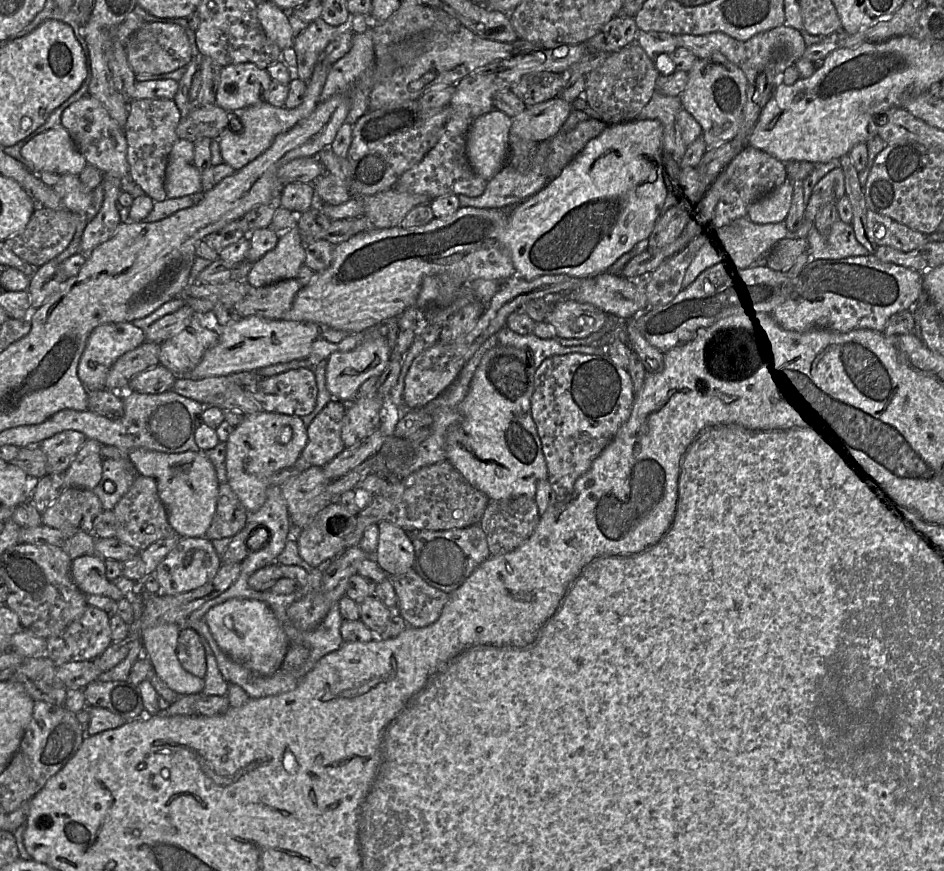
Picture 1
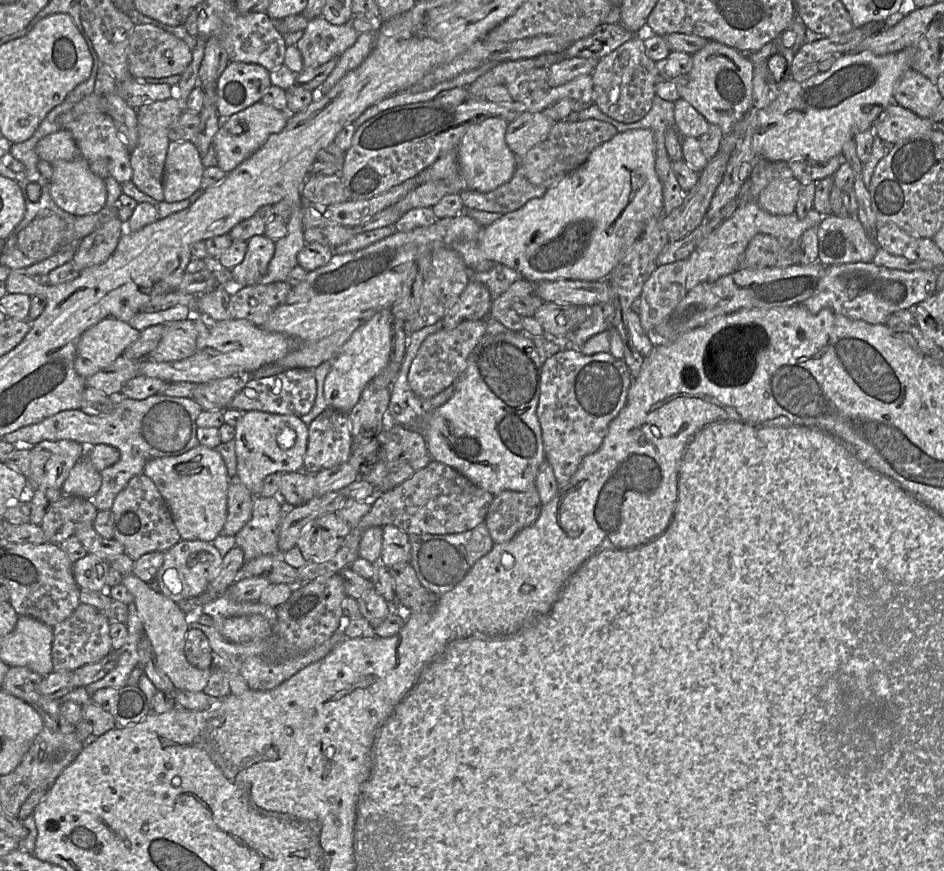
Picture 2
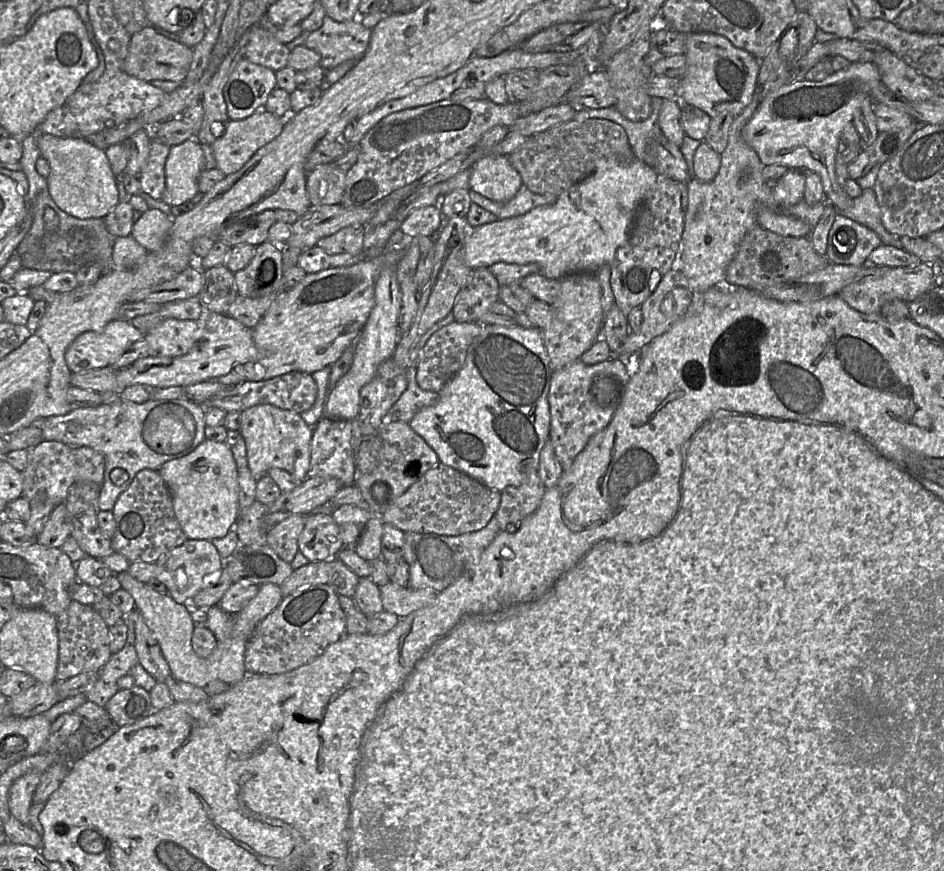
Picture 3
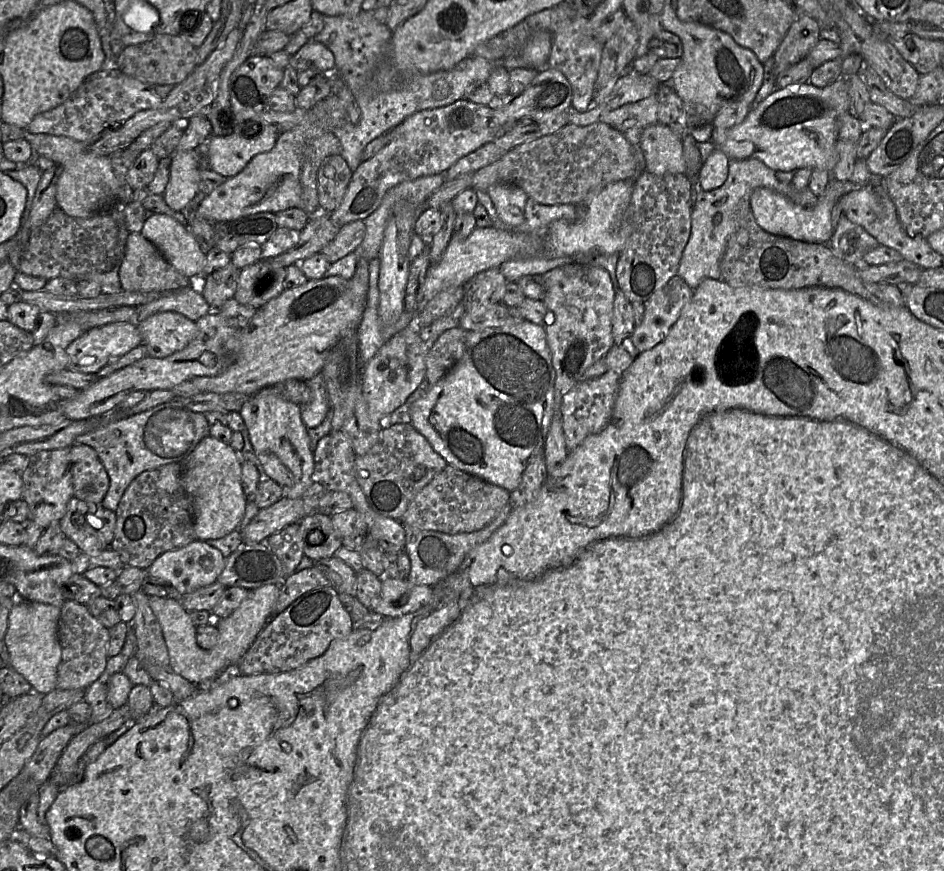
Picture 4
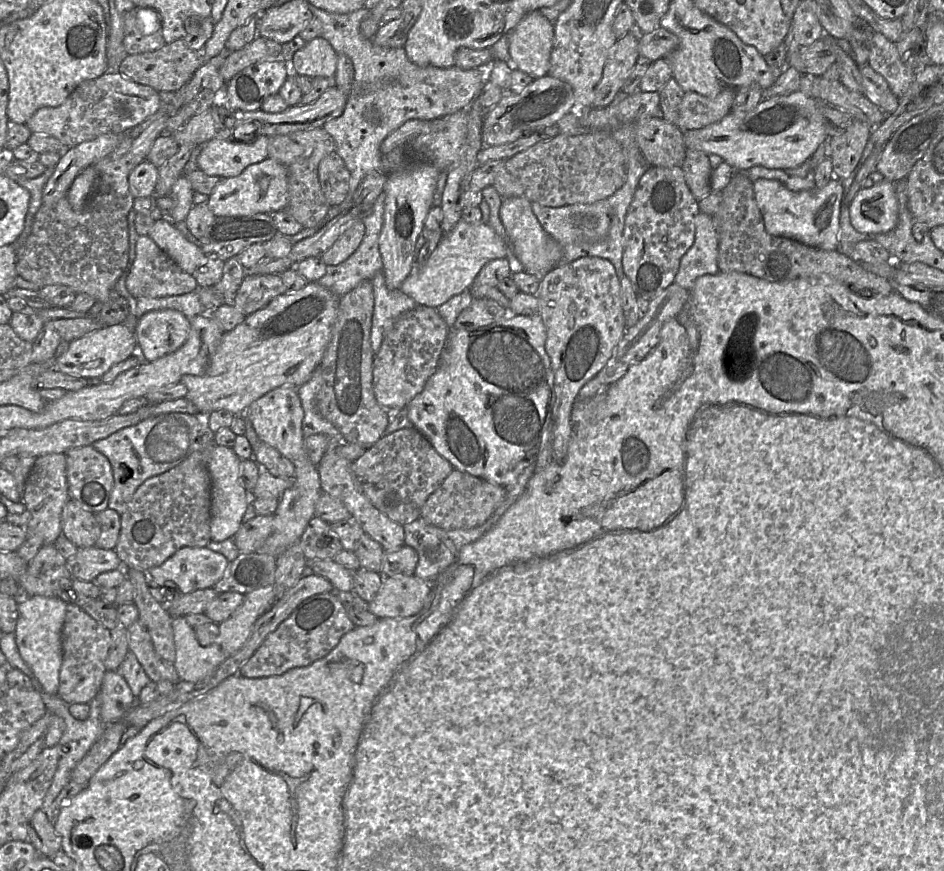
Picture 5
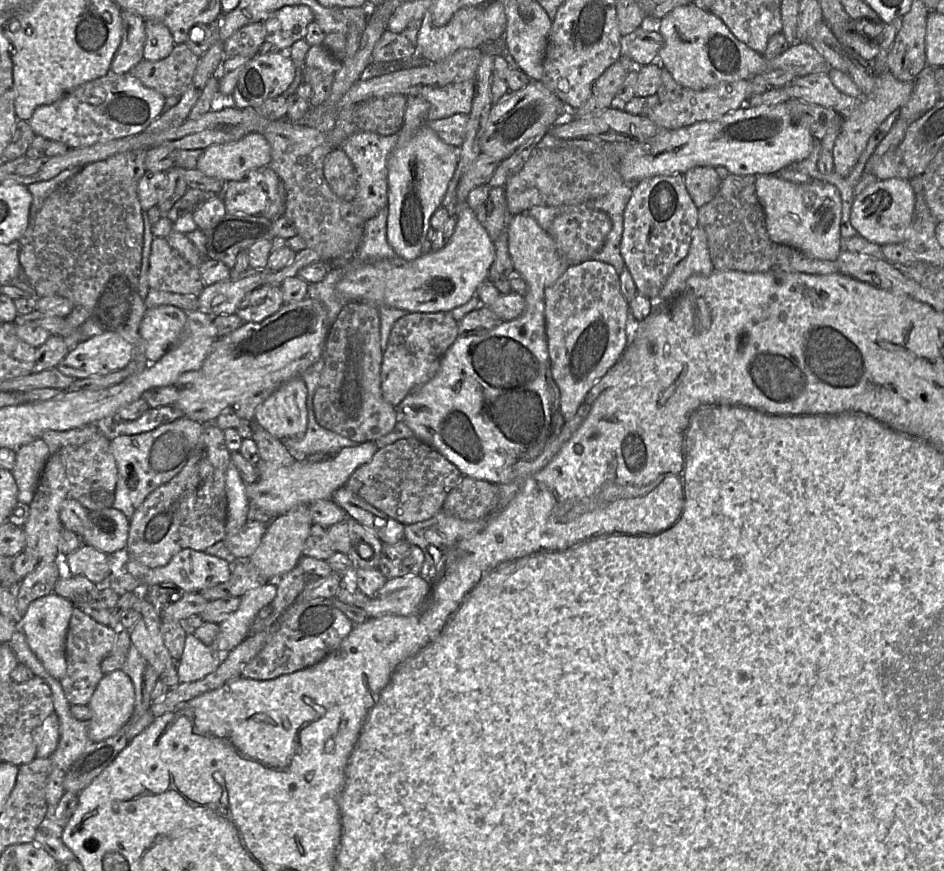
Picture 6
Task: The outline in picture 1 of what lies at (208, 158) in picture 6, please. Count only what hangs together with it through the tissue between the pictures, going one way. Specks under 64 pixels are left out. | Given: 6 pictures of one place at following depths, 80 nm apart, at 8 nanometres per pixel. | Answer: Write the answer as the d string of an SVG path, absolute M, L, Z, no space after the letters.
M320 59L315 65L311 78L307 82L303 102L294 109L275 107L267 102L262 102L232 111L234 114L229 117L229 126L224 129L216 139L224 163L231 166L235 171L240 170L265 152L279 134L288 131L297 123L309 117L319 103L321 90L325 84L330 69L331 66L324 64Z

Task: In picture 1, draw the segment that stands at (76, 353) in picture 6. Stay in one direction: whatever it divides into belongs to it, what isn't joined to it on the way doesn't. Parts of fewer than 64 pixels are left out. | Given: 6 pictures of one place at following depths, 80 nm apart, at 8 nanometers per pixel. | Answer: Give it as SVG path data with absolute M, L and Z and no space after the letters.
M111 322L96 327L87 339L77 368L78 377L86 387L88 395L89 392L105 389L107 374L116 360L144 341L144 331L132 325L131 322Z

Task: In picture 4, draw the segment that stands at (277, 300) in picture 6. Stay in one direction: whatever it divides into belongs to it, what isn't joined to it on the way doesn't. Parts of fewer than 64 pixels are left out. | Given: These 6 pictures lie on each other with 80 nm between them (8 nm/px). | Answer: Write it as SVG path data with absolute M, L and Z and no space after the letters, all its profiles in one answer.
M262 258L240 270L234 299L258 310L284 291L285 276L286 267Z

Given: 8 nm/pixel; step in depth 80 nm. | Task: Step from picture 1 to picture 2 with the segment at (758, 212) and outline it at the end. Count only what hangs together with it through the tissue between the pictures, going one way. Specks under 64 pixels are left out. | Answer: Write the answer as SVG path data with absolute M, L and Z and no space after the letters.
M795 178L774 180L761 192L757 205L772 215L794 212L801 184Z

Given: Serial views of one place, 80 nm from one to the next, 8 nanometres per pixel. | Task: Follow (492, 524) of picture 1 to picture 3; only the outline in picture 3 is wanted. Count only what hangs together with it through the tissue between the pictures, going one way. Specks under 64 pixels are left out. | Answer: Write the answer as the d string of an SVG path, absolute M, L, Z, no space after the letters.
M533 470L521 485L508 486L501 491L500 504L494 515L499 531L510 530L533 514L541 503L545 489L537 470Z

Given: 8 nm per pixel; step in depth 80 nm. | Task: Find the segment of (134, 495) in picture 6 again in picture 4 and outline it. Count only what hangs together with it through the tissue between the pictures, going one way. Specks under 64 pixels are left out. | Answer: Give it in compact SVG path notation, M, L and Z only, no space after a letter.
M174 401L109 422L78 436L76 444L89 446L97 452L110 479L109 489L100 508L115 512L130 483L142 472L171 463L182 463L200 441L209 436L209 427L204 413L193 412Z

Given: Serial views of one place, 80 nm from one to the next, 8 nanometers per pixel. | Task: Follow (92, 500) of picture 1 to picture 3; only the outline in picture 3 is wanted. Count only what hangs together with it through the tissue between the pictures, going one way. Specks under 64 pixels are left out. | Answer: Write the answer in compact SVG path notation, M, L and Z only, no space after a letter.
M63 502L53 509L42 532L37 537L37 543L47 547L61 548L71 533L72 522L66 503Z

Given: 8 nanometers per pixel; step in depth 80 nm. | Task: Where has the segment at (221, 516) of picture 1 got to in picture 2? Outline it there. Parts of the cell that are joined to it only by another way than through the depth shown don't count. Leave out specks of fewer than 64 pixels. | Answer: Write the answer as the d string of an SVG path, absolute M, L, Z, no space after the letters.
M236 475L229 481L227 518L221 535L236 536L252 516L255 496Z

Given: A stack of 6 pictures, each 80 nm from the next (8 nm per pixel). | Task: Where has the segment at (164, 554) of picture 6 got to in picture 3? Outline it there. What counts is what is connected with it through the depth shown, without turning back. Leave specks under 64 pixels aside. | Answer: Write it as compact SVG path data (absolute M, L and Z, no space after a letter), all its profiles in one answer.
M158 470L139 471L129 487L119 495L112 512L115 519L112 547L115 552L125 556L130 563L156 563L160 556L182 545L188 539L175 516L172 495Z

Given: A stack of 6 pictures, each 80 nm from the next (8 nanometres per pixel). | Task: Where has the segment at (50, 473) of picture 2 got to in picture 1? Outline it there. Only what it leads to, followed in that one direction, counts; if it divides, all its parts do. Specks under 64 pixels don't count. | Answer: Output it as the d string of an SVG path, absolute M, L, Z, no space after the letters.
M67 430L43 440L39 446L47 457L47 474L65 473L86 439L81 432Z

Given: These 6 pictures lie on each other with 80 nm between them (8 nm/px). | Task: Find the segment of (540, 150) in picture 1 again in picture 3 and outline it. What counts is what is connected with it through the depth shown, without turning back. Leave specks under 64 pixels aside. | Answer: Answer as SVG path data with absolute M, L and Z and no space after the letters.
M524 184L521 185L516 195L505 203L490 200L472 190L469 190L469 196L472 203L489 211L497 219L521 216L535 207L553 204L557 199L553 194L533 193Z

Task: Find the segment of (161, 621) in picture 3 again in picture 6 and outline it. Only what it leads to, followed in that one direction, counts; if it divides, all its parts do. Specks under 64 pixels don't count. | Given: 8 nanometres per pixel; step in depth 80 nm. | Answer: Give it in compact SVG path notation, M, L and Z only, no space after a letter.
M266 582L260 587L247 591L241 597L237 610L219 624L220 631L210 645L201 642L193 632L187 633L183 654L176 662L179 681L181 683L194 682L215 671L225 661L229 653L247 638L254 617L261 608L274 600L276 593L276 582Z

